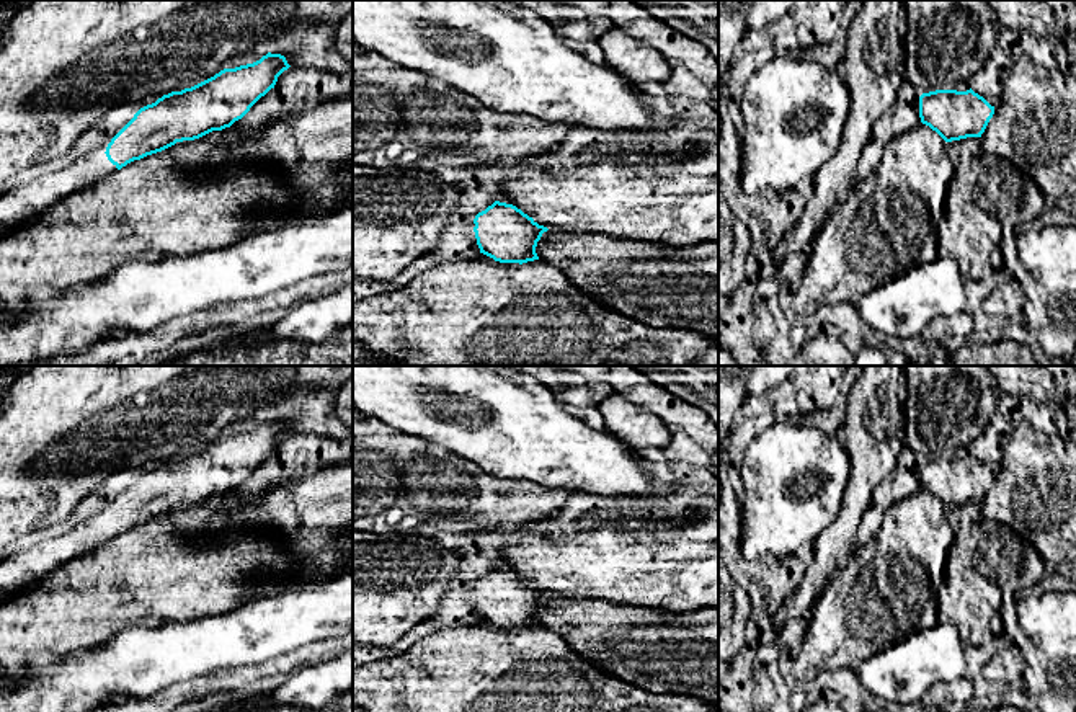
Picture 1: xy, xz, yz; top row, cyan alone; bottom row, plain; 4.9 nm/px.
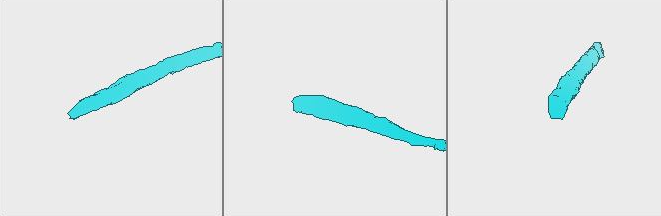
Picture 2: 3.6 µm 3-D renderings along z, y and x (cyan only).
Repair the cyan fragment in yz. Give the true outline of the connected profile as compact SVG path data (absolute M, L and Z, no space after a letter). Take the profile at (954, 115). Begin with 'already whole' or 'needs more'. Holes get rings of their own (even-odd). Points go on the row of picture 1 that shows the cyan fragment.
already whole | M972 88L967 91L936 90L919 96L921 122L945 142L981 137L993 114L994 106Z

